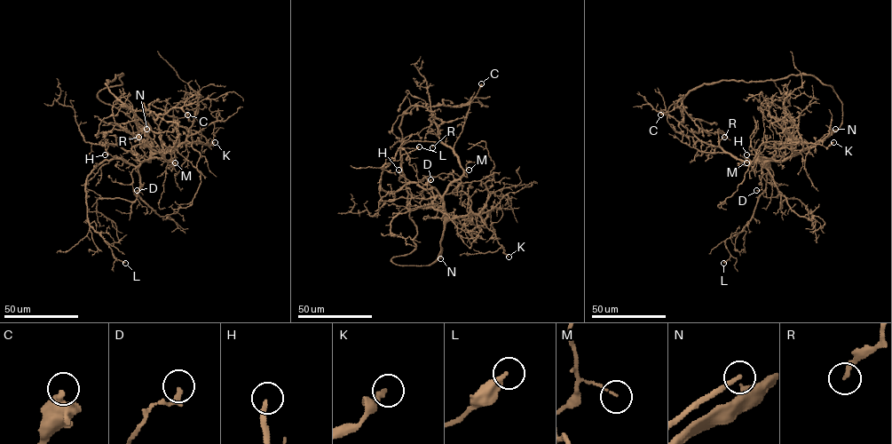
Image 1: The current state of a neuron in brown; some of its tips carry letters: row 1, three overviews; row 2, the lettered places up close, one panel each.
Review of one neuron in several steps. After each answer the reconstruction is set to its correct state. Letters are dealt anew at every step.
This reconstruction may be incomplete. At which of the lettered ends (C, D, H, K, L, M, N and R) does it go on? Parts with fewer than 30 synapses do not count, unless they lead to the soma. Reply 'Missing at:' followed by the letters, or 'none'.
Missing at: H, N

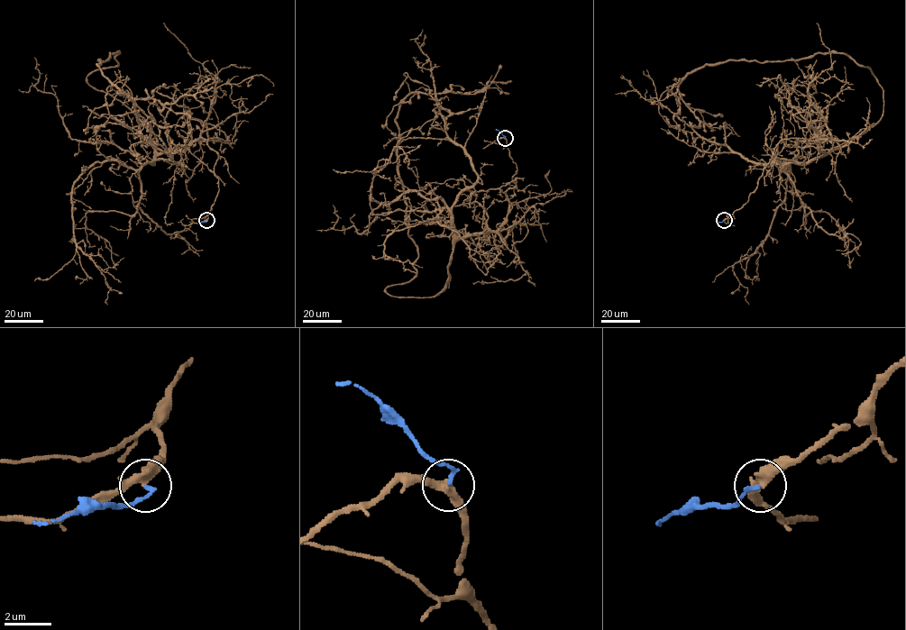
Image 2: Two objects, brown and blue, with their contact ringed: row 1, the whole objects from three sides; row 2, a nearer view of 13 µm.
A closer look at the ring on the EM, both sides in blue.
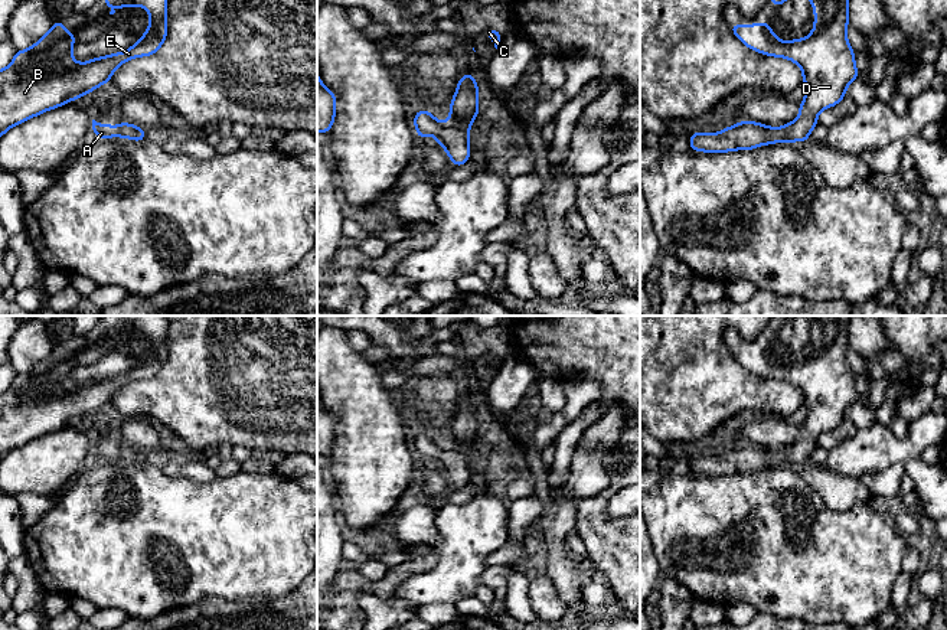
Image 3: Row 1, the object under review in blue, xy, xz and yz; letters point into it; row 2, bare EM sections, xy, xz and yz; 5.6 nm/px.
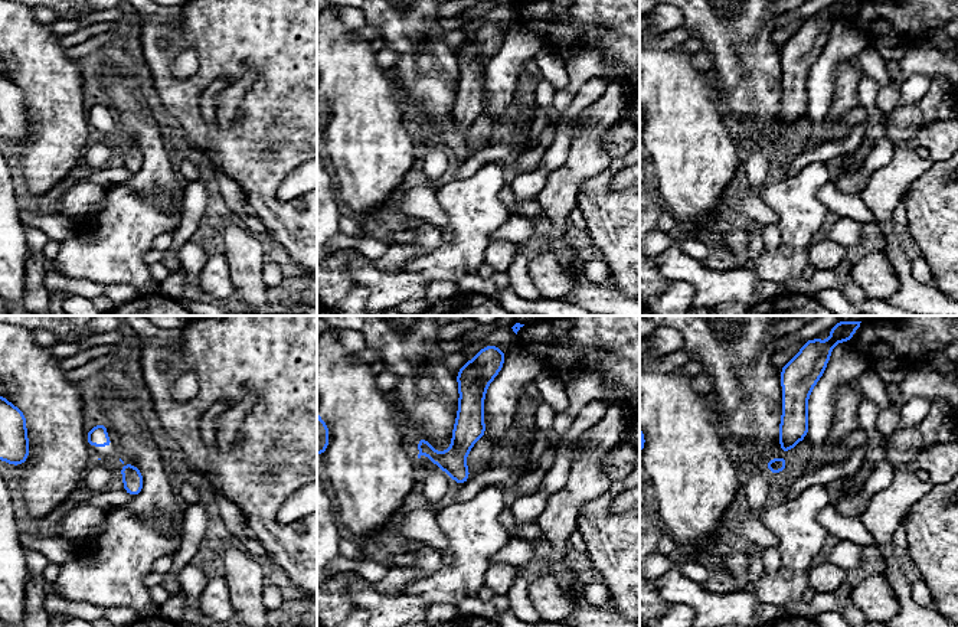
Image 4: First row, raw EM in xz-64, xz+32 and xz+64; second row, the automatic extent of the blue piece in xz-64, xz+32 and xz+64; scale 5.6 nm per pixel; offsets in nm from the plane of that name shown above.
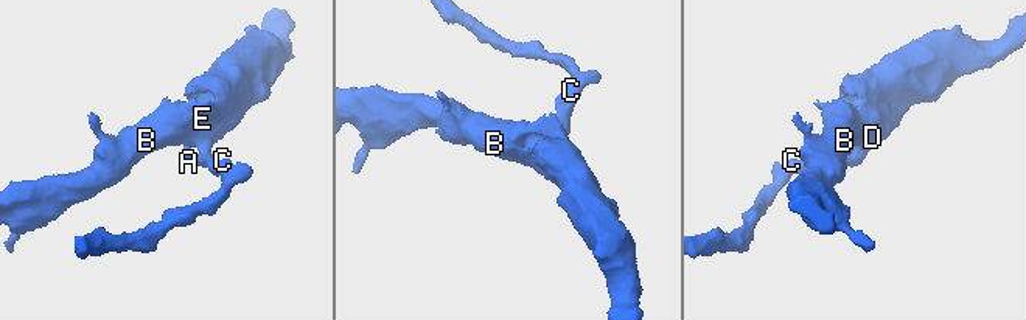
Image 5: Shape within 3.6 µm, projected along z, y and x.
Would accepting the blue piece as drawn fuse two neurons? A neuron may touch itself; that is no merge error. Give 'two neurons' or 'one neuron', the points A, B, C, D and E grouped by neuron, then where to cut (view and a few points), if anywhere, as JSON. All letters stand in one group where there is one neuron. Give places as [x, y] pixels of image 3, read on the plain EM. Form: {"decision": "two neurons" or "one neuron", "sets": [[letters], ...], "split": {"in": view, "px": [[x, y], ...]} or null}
{"decision": "one neuron", "sets": [["A", "B", "C", "D", "E"]], "split": null}

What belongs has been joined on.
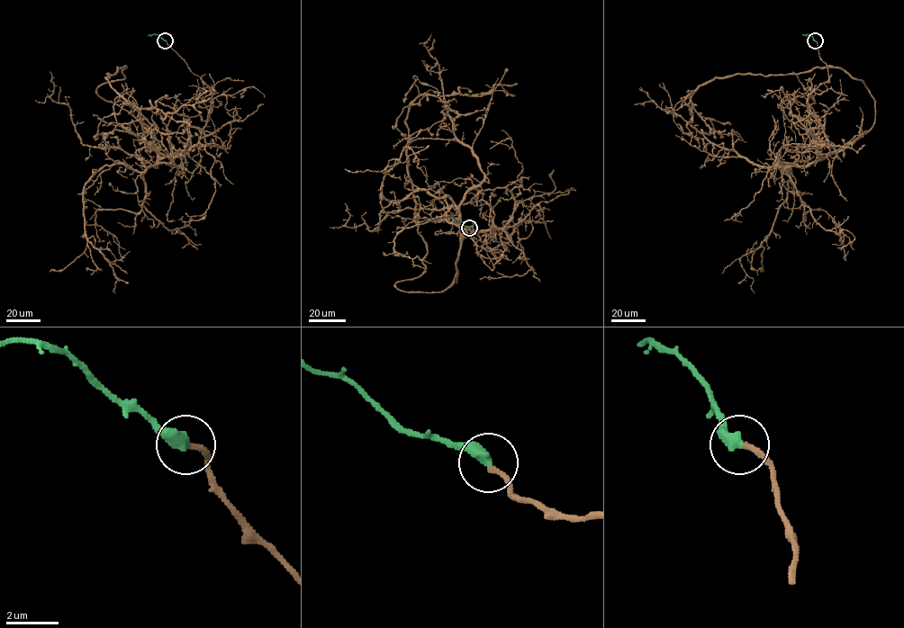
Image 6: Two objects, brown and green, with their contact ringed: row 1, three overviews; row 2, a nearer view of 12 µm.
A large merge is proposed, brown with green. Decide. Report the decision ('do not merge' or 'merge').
merge

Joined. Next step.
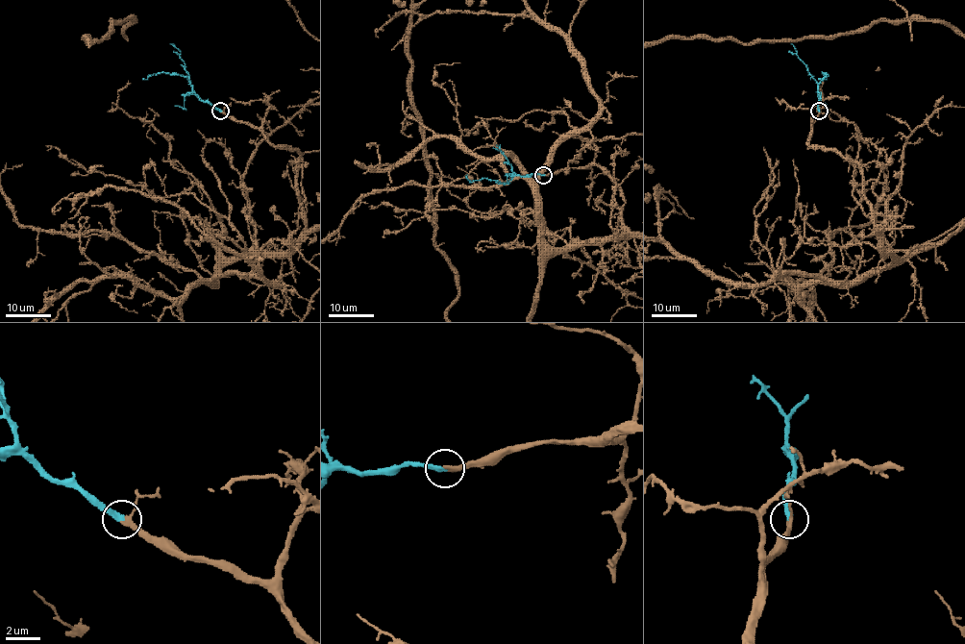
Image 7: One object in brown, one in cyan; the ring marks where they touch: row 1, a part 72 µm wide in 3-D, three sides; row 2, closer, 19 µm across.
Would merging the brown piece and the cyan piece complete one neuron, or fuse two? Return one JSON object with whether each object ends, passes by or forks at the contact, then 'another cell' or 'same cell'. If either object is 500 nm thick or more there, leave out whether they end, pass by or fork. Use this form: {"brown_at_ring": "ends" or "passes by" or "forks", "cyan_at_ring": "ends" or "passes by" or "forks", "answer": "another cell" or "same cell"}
{"brown_at_ring": "passes by", "cyan_at_ring": "ends", "answer": "same cell"}

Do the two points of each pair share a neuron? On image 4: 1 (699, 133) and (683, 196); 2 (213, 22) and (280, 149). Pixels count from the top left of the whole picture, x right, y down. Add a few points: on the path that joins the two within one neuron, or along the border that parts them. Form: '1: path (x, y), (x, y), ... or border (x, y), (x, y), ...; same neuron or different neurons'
1: path (690, 149), (690, 180); same neuron
2: path (247, 49), (280, 82), (280, 116); same neuron

